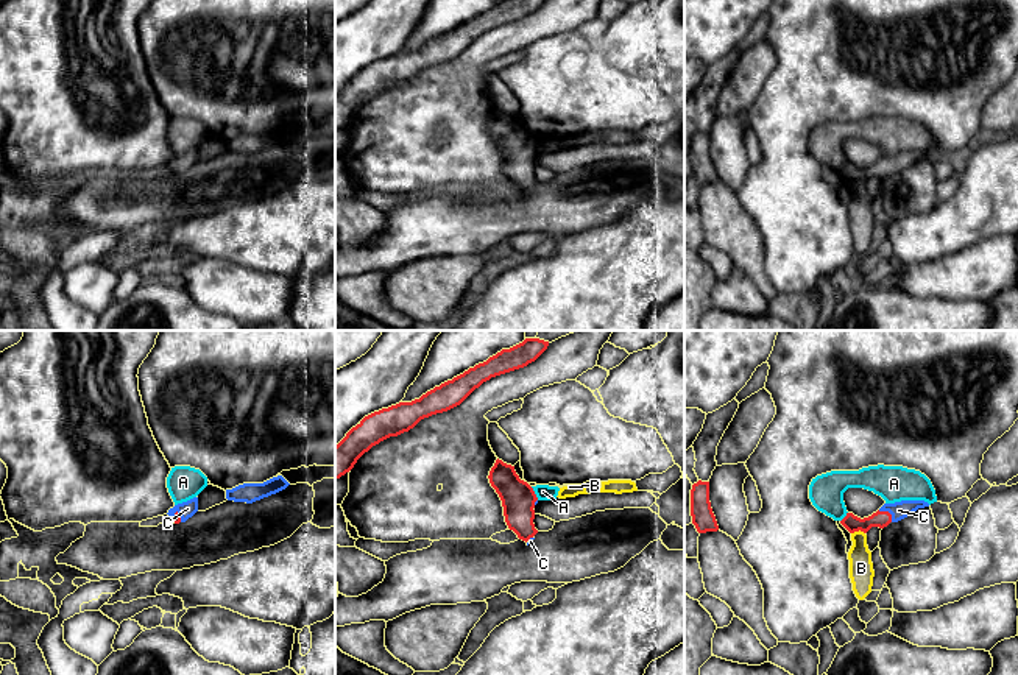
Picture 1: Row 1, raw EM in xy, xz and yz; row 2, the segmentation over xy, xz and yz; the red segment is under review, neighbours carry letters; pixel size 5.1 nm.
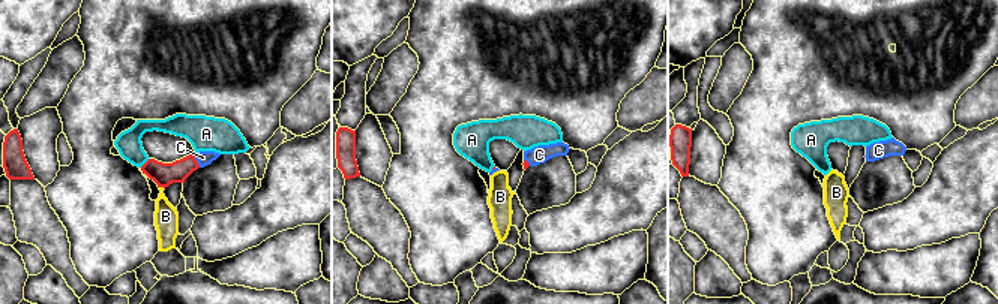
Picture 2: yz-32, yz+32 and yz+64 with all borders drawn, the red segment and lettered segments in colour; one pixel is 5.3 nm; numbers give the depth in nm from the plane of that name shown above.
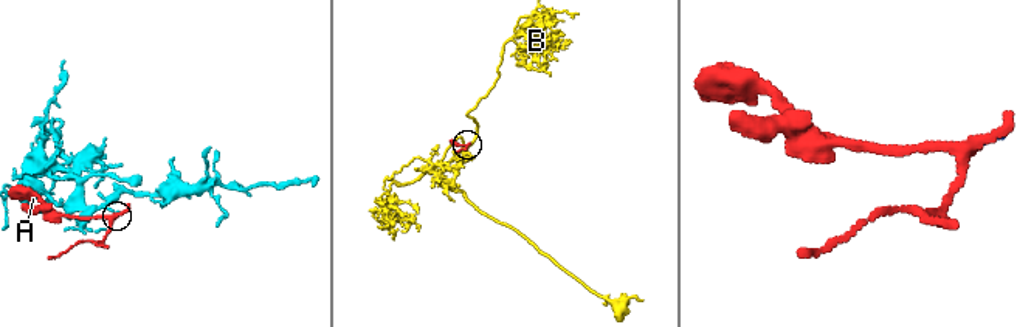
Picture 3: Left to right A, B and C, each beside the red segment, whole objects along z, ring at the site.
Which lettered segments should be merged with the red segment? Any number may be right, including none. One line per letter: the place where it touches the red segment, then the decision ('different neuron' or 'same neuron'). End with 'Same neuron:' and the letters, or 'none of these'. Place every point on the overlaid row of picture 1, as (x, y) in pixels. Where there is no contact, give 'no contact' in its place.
A: xz (533, 493) | different neuron
B: yz (858, 530) | different neuron
C: yz (887, 512) | same neuron
Same neuron: C

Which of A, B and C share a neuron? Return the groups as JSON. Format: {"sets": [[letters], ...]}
{"sets": [["A"], ["B"], ["C"]]}

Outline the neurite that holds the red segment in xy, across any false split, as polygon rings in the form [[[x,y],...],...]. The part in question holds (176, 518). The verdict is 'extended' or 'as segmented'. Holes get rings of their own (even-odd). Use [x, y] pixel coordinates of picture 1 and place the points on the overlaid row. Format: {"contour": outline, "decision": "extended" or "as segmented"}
{"contour": [[[193,497],[187,502],[178,504],[173,508],[168,510],[170,522],[179,524],[186,522],[189,518],[192,518],[198,511],[198,497]]], "decision": "extended"}

